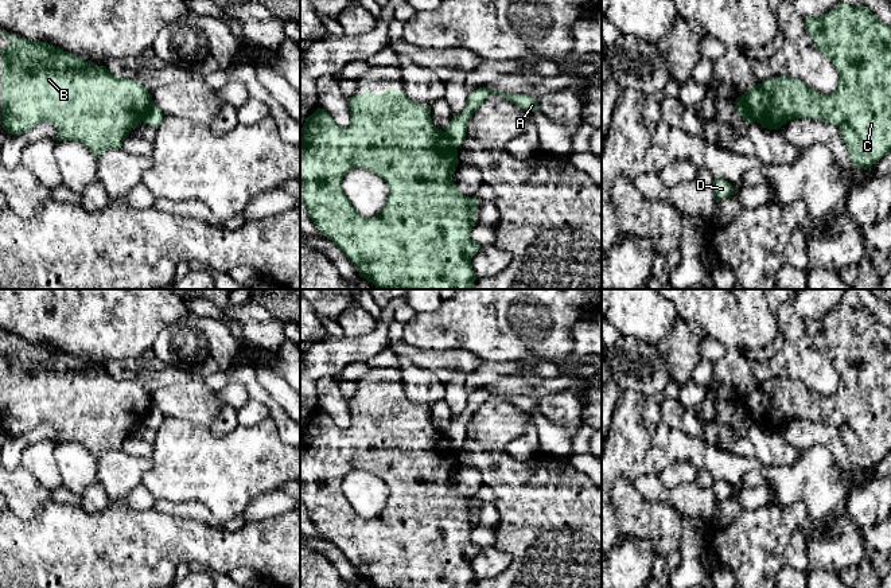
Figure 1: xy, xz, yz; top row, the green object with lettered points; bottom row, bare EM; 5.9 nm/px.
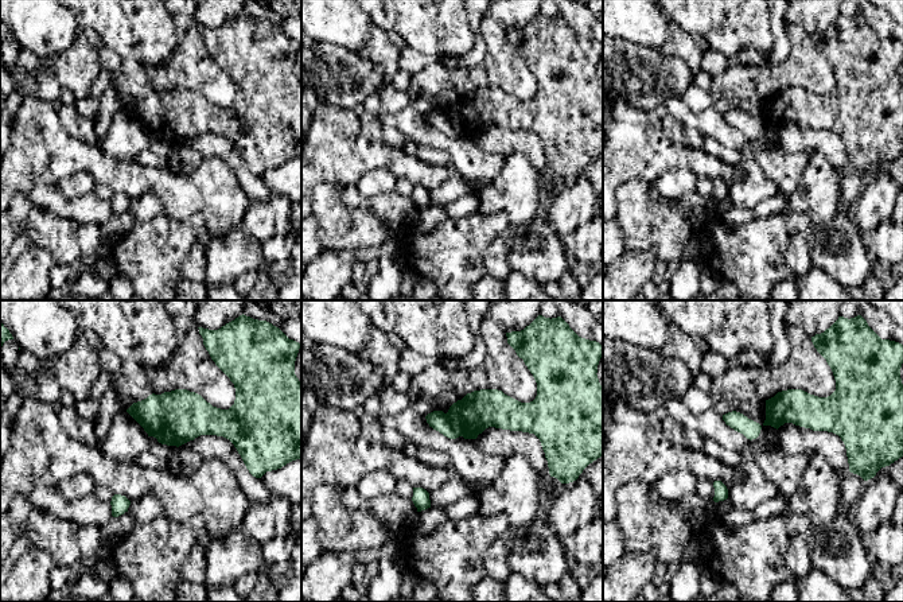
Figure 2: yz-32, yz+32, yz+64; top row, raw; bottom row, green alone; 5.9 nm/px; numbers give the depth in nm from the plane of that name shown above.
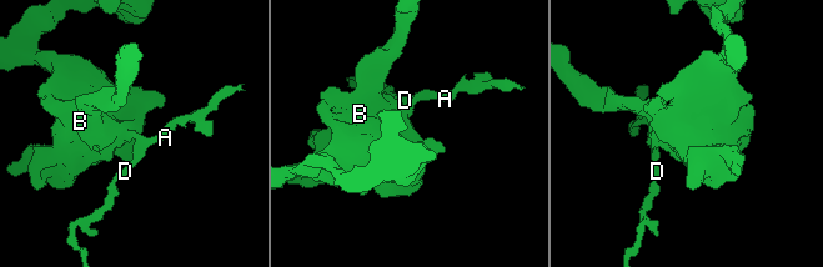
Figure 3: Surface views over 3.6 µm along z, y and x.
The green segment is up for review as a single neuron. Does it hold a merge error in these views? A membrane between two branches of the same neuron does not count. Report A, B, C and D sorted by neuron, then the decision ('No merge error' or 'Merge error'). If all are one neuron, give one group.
Groups: A D / B C. Merge error

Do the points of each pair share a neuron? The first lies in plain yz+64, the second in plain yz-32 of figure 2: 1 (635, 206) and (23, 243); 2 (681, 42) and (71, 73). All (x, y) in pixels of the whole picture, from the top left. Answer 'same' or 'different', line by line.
1: different
2: same

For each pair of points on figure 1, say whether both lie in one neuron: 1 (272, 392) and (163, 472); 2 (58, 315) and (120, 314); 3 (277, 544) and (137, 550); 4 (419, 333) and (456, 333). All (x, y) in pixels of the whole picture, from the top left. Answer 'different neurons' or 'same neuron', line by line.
1: different neurons
2: same neuron
3: same neuron
4: same neuron

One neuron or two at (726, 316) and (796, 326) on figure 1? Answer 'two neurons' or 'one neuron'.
two neurons

